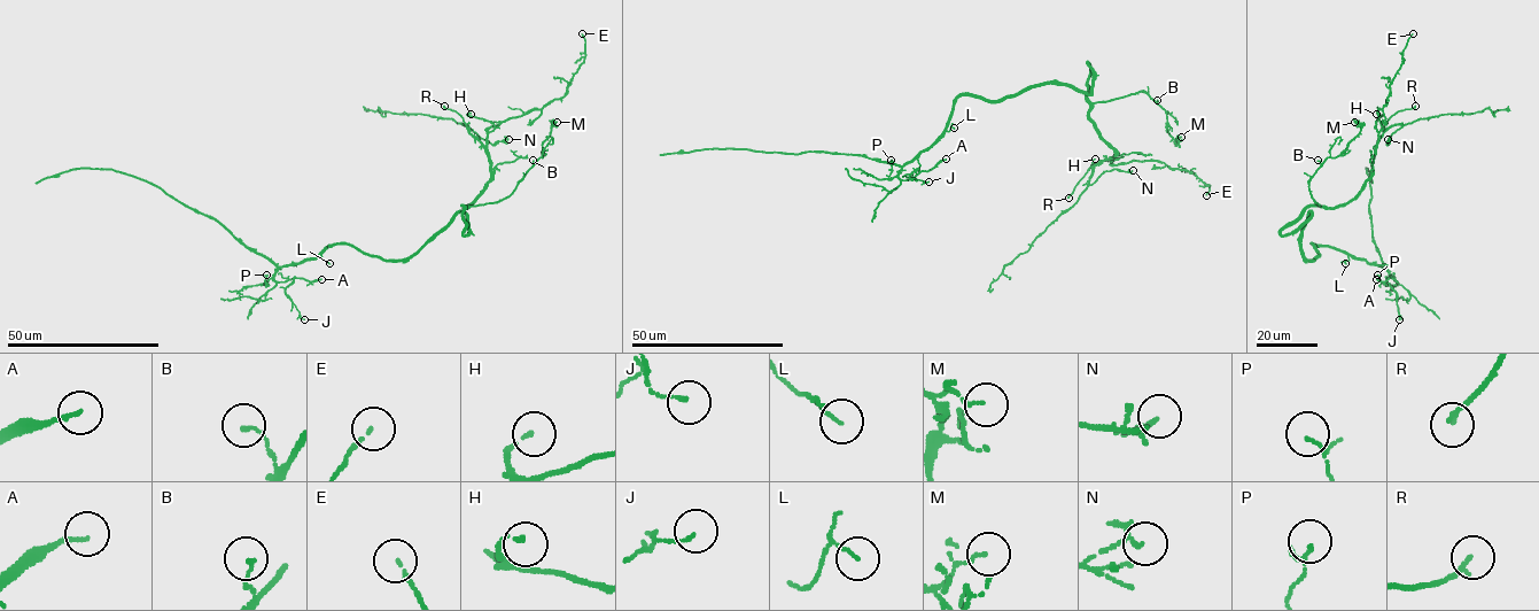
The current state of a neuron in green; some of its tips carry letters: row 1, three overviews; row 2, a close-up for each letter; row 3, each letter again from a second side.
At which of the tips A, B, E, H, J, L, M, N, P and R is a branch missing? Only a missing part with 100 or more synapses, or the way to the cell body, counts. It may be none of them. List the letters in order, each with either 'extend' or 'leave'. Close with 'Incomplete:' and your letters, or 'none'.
A: leave
B: leave
E: leave
H: leave
J: leave
L: leave
M: leave
N: leave
P: leave
R: leave
Incomplete: none

